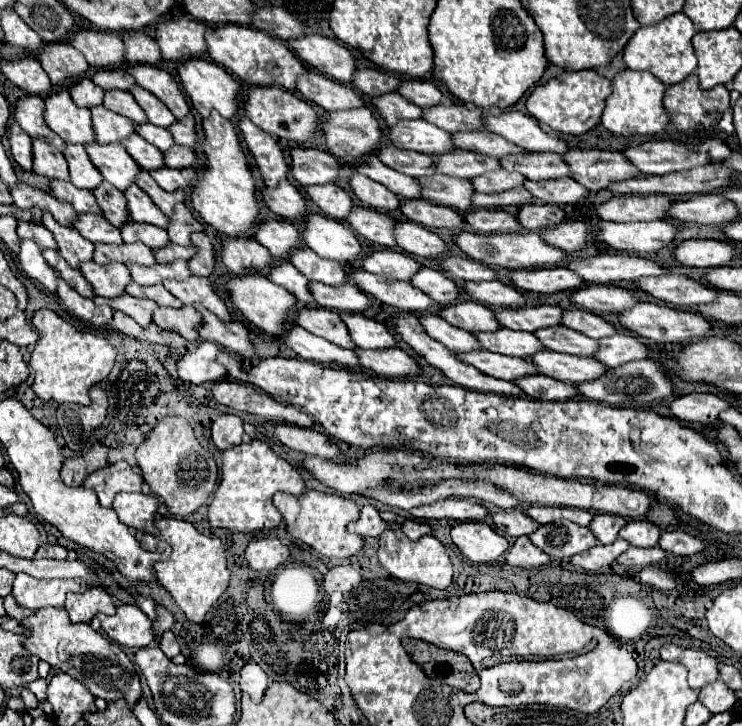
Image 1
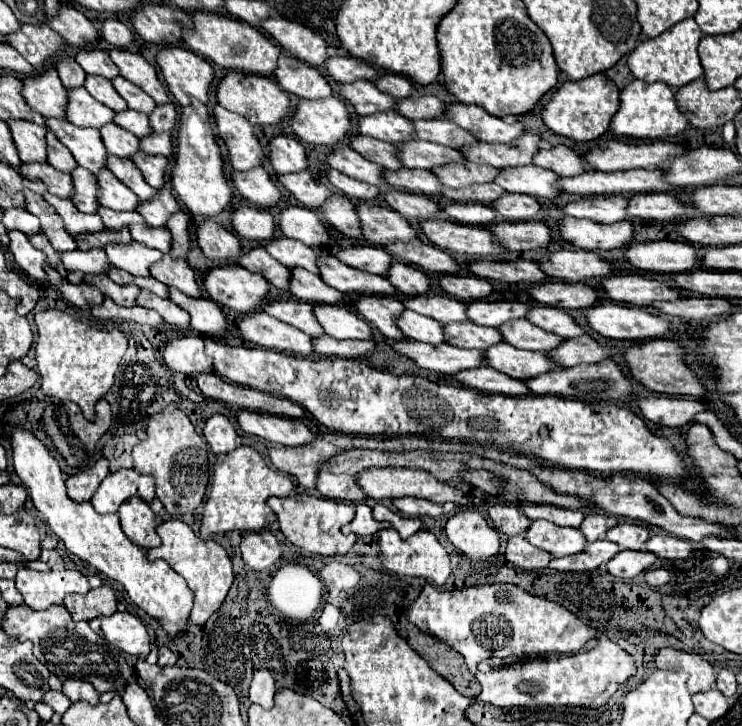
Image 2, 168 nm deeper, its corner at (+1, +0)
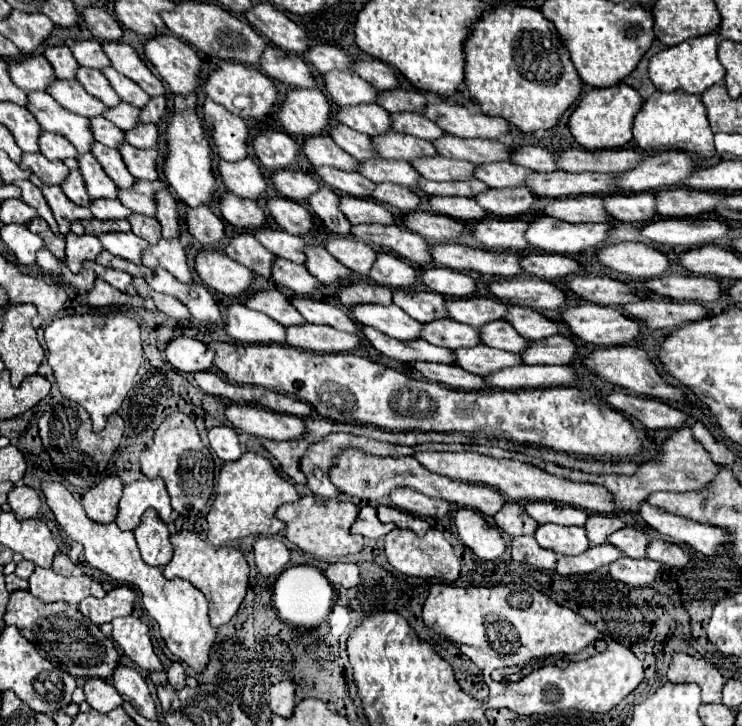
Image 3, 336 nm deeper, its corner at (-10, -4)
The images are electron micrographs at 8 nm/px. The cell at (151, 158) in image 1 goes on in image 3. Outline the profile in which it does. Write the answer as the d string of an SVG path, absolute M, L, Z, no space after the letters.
M98 116L96 120L92 118L92 132L94 132L94 138L96 142L102 142L106 146L112 146L112 148L118 148L118 144L124 144L124 132L120 128L116 128L112 122L108 122L104 116Z

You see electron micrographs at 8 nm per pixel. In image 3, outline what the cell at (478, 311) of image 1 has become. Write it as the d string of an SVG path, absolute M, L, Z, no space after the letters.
M396 290L394 304L400 306L404 312L408 312L414 320L420 320L420 322L448 318L446 298L442 294L436 294L436 292Z

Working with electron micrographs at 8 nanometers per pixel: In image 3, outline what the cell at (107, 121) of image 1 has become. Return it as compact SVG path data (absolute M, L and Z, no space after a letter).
M56 80L48 92L56 98L56 102L62 108L66 108L72 114L94 118L94 116L102 116L108 110L108 106L104 106L100 100L90 96L84 90L84 86L76 80Z

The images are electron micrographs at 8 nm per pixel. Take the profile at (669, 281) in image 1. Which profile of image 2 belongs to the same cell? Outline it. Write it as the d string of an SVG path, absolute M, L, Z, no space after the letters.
M627 274L627 276L607 276L601 282L605 296L613 302L633 304L633 306L649 306L655 300L679 300L681 292L677 288L667 288L663 282Z

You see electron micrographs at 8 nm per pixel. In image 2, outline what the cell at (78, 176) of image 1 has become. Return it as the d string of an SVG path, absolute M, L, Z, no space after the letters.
M51 132L45 134L45 140L47 140L47 164L51 164L57 170L71 172L77 166L71 152Z

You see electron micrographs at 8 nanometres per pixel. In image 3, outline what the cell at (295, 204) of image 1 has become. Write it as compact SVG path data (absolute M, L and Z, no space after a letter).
M240 160L240 162L220 162L220 176L230 192L242 198L256 200L260 194L266 192L266 182L260 172L260 166L252 160Z

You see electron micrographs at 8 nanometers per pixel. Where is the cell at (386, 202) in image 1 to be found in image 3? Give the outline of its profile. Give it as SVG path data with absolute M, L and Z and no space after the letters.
M330 166L316 168L316 174L332 190L336 190L340 194L356 196L356 198L370 198L372 196L372 188L376 186L376 184L372 184L372 180L360 176L358 172L342 172L342 170L330 168Z

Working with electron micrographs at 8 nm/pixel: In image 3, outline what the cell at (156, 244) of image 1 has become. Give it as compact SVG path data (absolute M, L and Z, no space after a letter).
M98 198L98 200L92 200L90 204L90 210L96 218L102 218L102 220L110 220L110 218L128 218L132 214L130 208L126 208L120 200L104 200L104 198Z

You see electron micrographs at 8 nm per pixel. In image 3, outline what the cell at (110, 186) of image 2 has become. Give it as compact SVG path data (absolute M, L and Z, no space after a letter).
M92 154L78 156L80 160L80 172L86 182L86 190L92 198L116 198L116 184L112 184L112 178L100 168L100 162Z

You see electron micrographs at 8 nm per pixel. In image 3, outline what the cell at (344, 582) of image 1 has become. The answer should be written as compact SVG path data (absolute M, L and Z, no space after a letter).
M336 562L326 568L326 578L330 580L334 590L348 590L360 584L360 570L356 564L348 562Z

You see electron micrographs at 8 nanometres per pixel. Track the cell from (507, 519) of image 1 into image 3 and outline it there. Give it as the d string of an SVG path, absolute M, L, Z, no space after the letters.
M506 502L492 518L494 518L494 524L512 538L522 534L532 536L538 528L538 522L532 520L532 516L528 516L524 506L518 502Z

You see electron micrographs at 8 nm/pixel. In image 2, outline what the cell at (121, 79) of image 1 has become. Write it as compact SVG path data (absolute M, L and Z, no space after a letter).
M93 48L93 50L79 50L75 56L77 64L87 72L87 74L99 74L105 78L113 78L117 76L117 66L109 60L109 54L101 48Z

